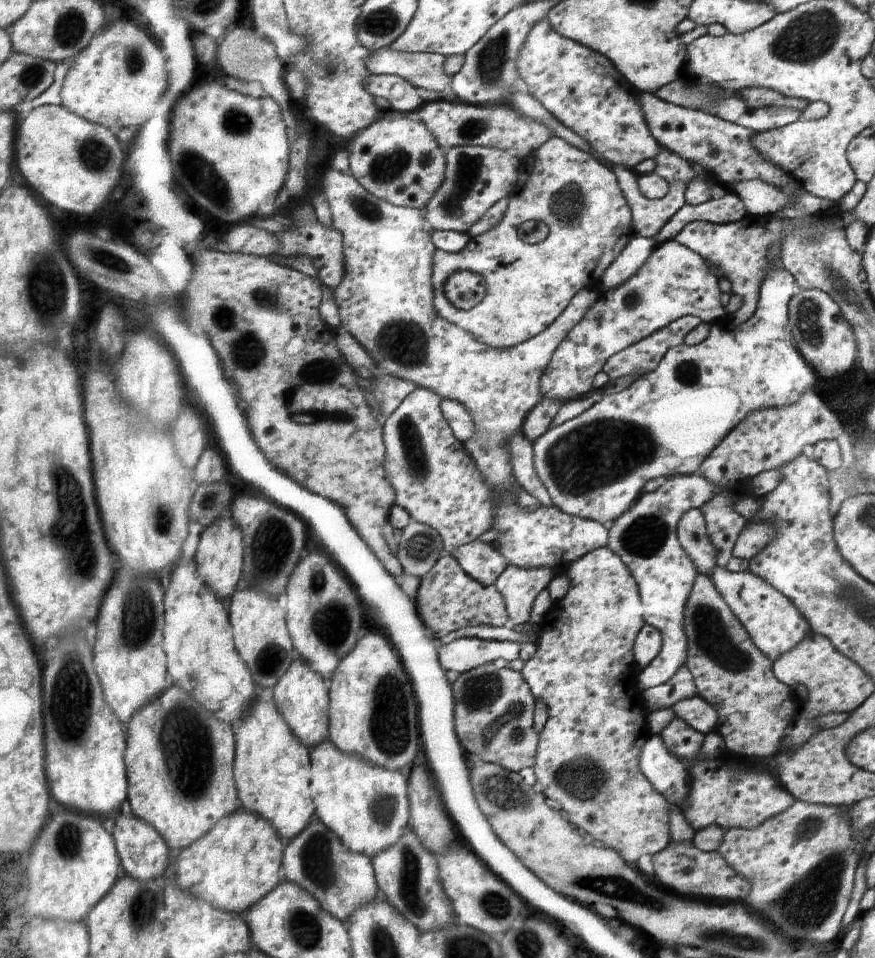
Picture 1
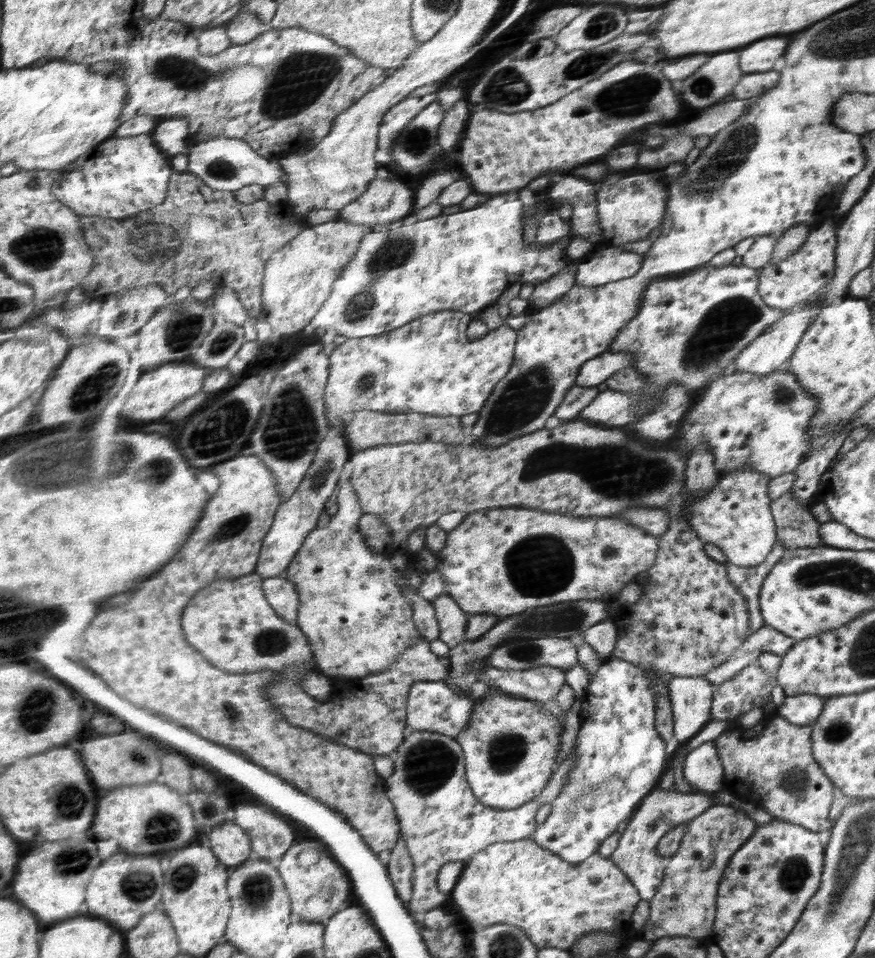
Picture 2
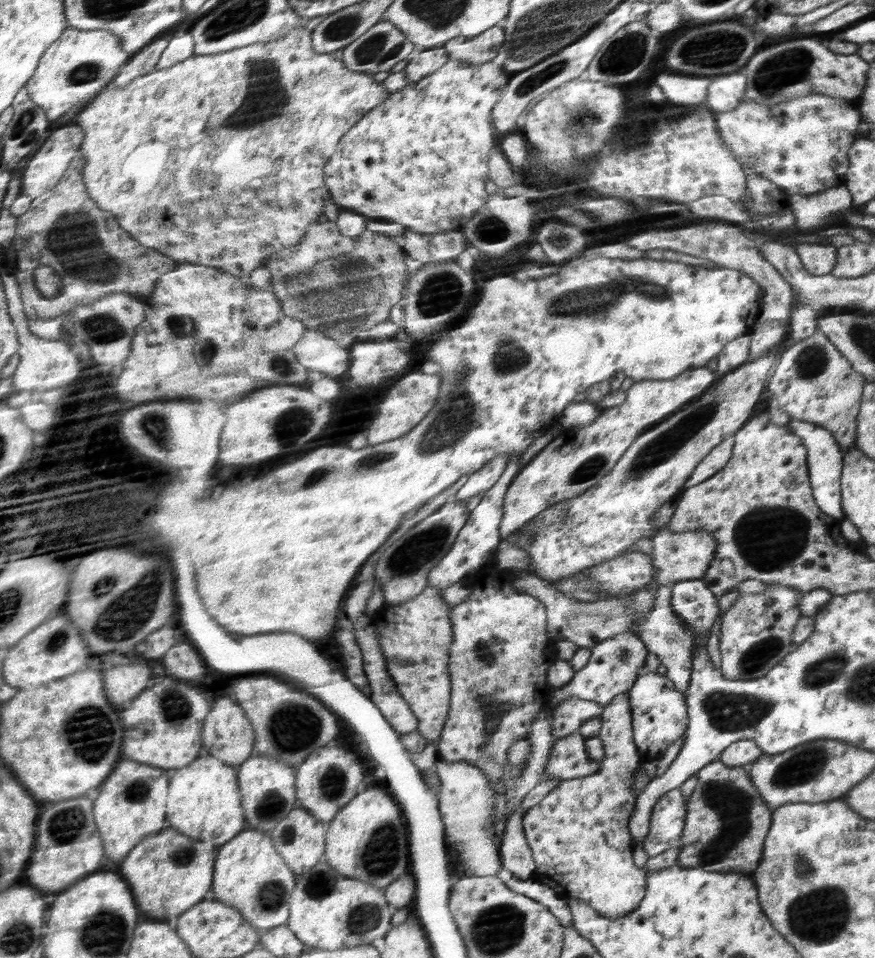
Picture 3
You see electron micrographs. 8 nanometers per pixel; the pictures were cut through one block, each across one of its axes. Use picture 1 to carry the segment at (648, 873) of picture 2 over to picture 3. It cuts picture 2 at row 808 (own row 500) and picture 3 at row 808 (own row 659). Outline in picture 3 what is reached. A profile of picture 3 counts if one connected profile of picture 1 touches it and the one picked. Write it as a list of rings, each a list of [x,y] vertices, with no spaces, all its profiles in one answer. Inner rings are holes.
[[[670,790],[656,802],[653,813],[650,814],[650,832],[644,840],[644,852],[649,858],[665,853],[667,850],[679,848],[682,844],[682,833],[685,828],[685,821],[688,817],[688,798],[682,795],[682,790]]]

